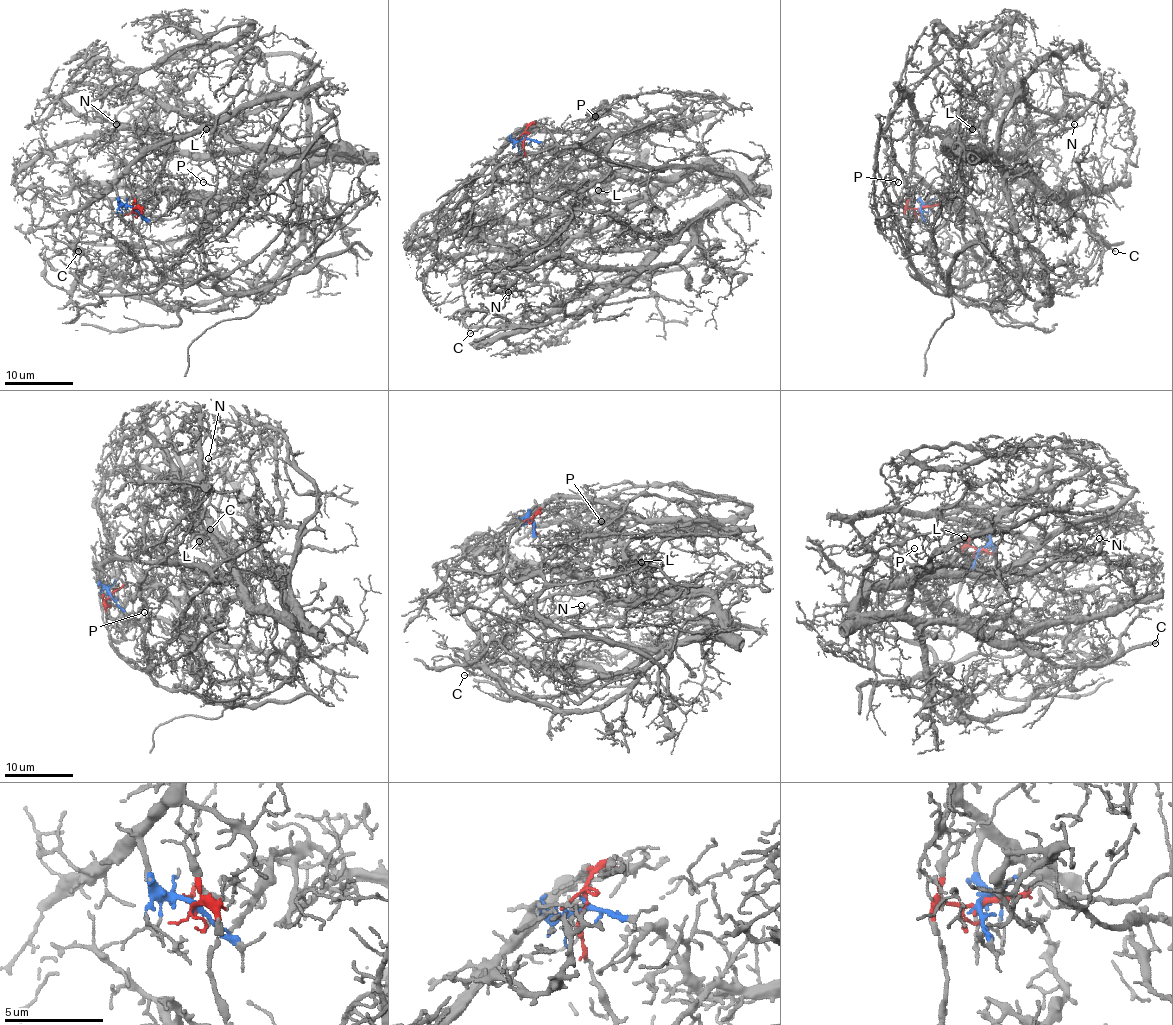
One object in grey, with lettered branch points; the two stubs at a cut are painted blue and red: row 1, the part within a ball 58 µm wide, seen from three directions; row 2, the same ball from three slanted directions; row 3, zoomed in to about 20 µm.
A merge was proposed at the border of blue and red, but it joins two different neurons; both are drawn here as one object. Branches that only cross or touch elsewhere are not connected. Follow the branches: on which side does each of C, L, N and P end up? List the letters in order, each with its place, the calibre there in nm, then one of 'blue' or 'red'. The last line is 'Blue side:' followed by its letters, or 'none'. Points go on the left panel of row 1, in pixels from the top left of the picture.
C: (78, 251) | 130 nm | red
L: (206, 129) | 90 nm | blue
N: (116, 124) | 90 nm | blue
P: (203, 182) | 100 nm | red
Blue side: L, N

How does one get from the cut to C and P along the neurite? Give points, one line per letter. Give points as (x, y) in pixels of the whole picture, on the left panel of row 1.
C: (133, 208), (140, 242), (171, 284), (213, 275), (218, 287), (147, 270), (116, 284), (97, 251), (78, 251)
P: (133, 208), (149, 260), (168, 282), (188, 287), (207, 272), (199, 242), (214, 191), (202, 182)

